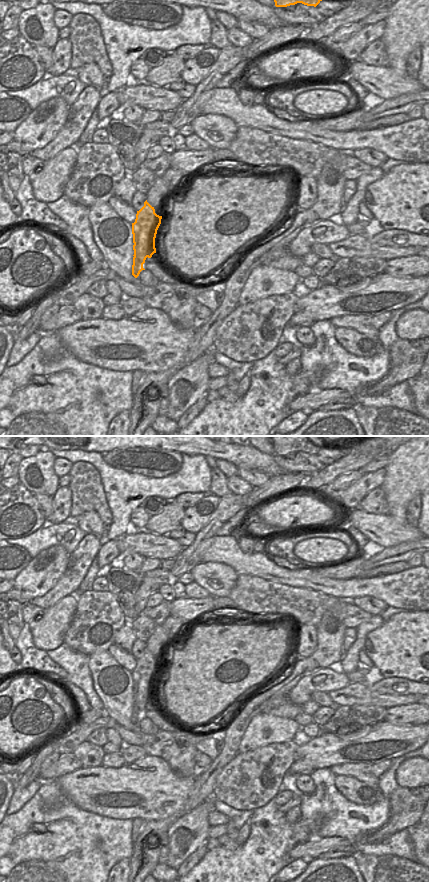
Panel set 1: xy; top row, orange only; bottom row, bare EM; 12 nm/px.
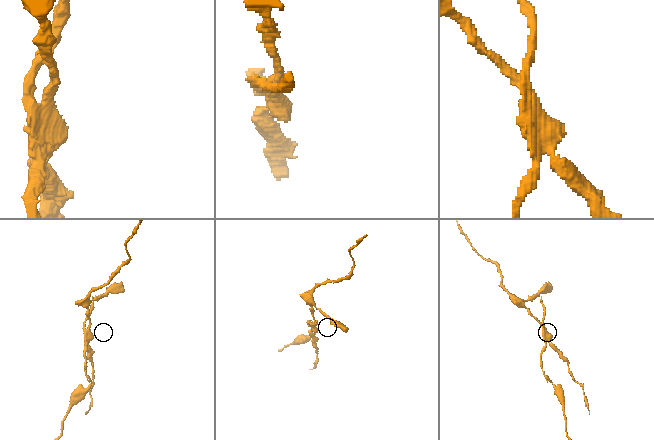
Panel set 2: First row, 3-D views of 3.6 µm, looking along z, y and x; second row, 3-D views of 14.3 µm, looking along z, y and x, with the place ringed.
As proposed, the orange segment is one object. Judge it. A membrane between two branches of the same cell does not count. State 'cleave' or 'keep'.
cleave

